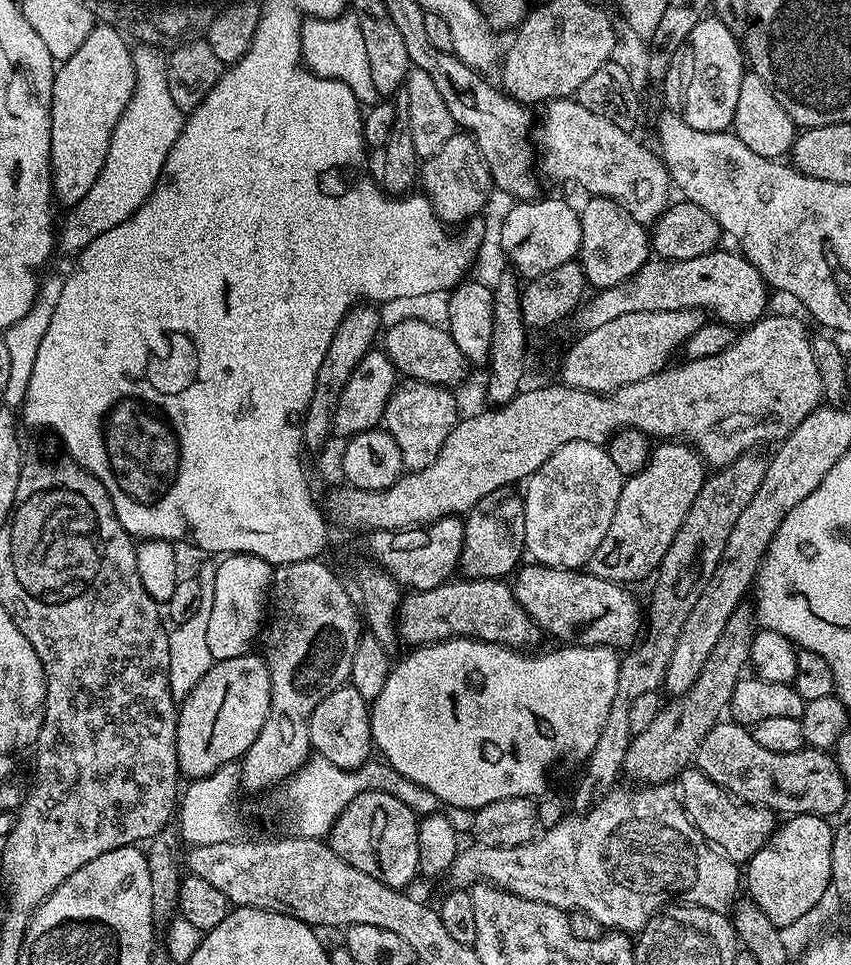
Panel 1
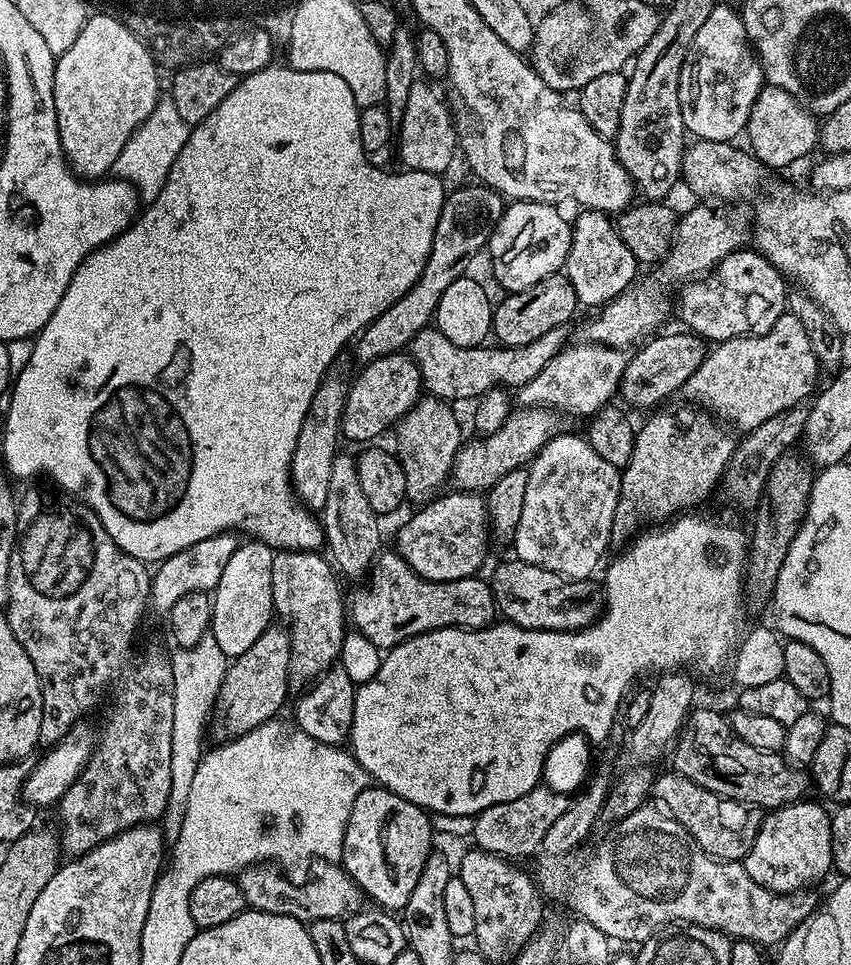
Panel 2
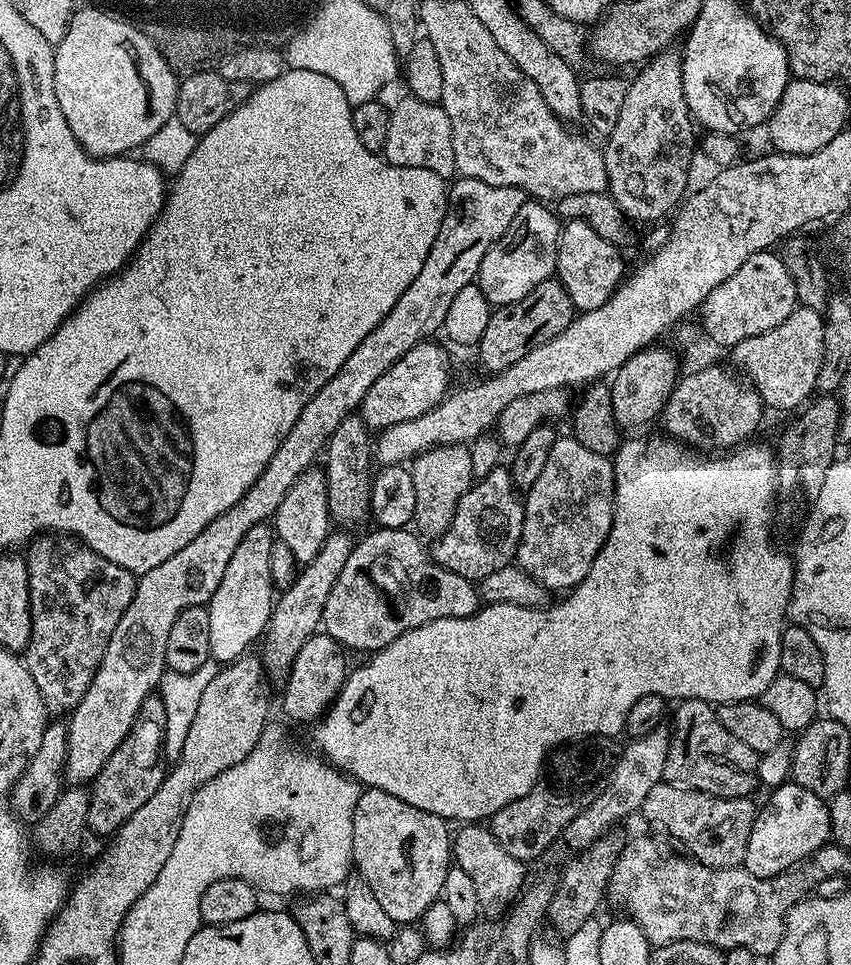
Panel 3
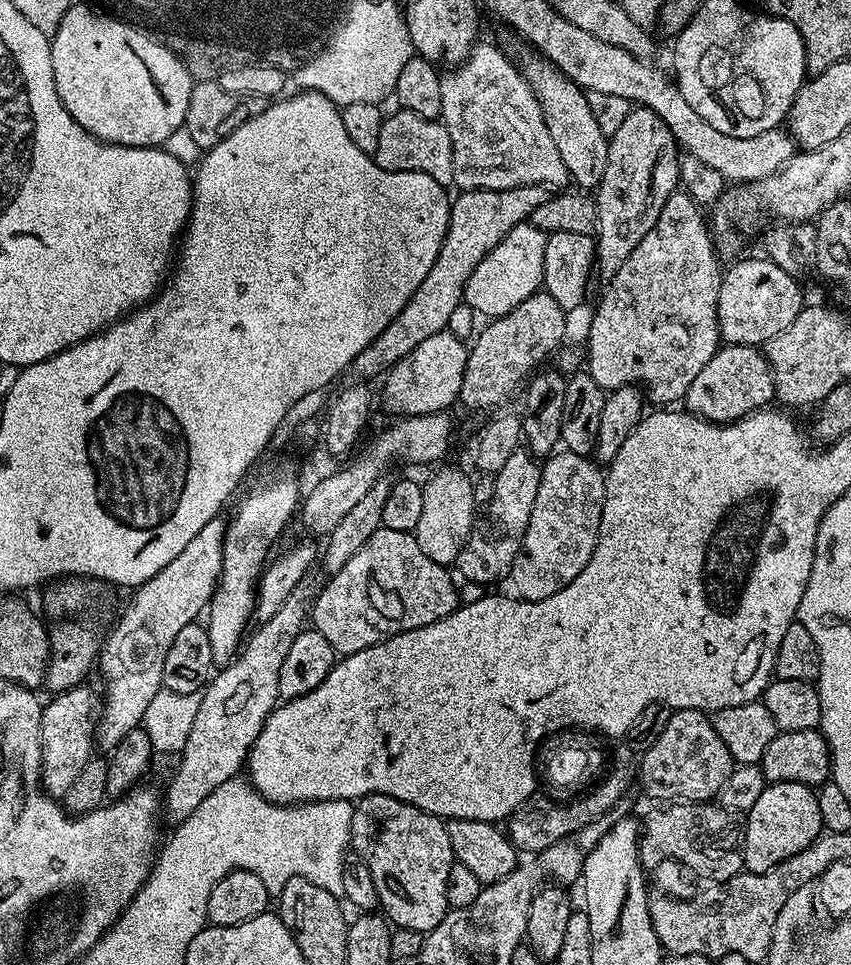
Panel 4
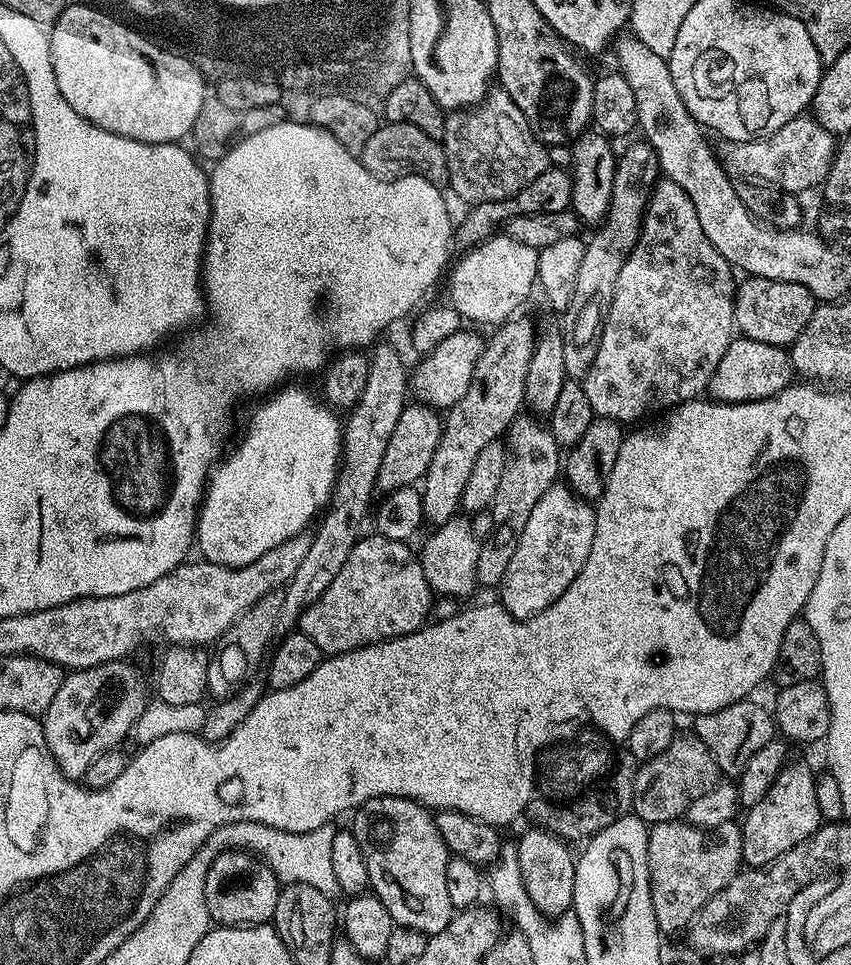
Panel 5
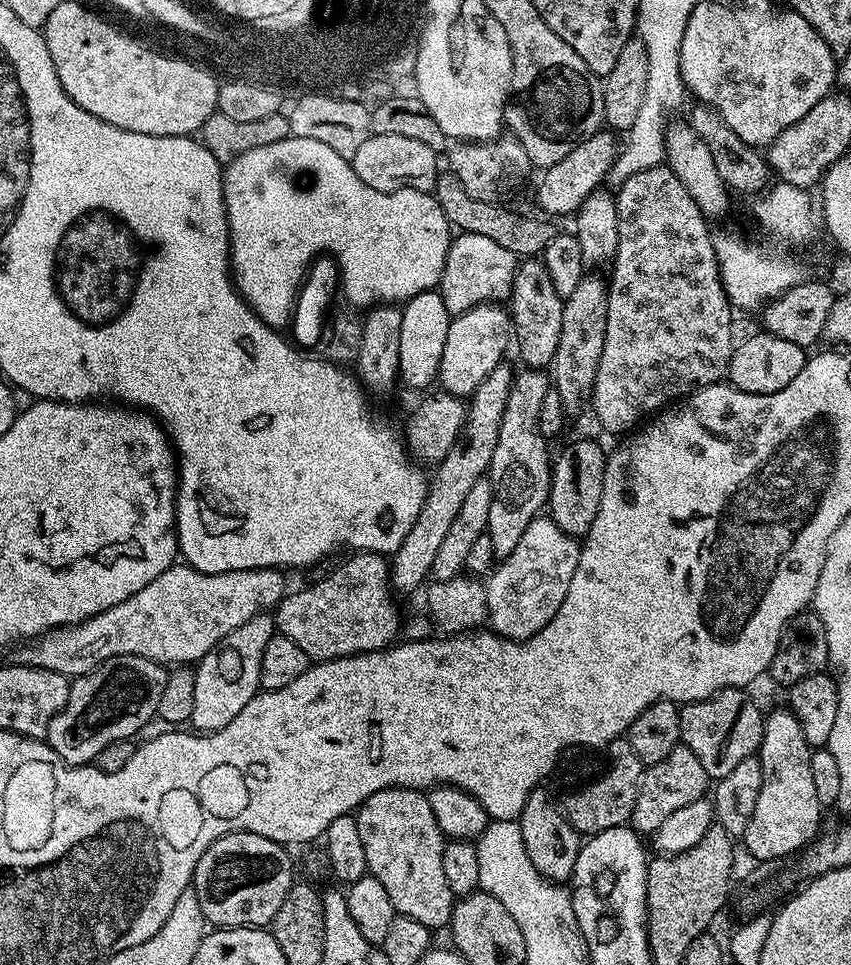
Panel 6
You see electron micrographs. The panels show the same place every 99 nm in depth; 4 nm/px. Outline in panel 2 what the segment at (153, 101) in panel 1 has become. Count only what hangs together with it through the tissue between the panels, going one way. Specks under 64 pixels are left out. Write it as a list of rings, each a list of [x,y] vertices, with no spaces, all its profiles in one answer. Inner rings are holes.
[[[162,98],[154,106],[150,118],[146,118],[146,122],[142,122],[142,126],[134,130],[126,146],[122,146],[122,154],[118,154],[111,175],[117,180],[132,184],[141,201],[150,202],[158,198],[158,190],[166,186],[174,158],[178,158],[178,154],[182,154],[182,146],[186,146],[189,131],[189,124],[184,121],[182,114],[178,114],[178,106],[174,106],[170,98]]]

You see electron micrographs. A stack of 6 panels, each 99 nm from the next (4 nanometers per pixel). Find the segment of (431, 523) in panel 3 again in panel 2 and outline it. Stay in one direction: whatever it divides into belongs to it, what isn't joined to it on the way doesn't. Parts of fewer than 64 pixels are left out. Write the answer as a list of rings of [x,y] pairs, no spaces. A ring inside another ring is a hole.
[[[428,394],[410,409],[395,425],[396,447],[394,452],[399,457],[406,476],[407,499],[427,502],[437,495],[449,483],[456,456],[460,453],[460,420],[451,403],[439,400]]]

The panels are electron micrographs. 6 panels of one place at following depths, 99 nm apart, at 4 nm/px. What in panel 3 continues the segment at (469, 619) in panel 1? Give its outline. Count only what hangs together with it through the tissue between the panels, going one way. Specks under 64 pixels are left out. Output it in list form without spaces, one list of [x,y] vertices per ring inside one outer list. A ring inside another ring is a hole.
[[[377,527],[375,531],[376,532],[370,533],[361,544],[359,541],[359,543],[353,547],[350,558],[346,558],[346,566],[342,566],[342,574],[338,574],[338,582],[334,582],[334,590],[330,590],[330,598],[326,598],[322,628],[330,638],[337,640],[345,649],[351,650],[351,648],[357,648],[360,652],[368,652],[364,654],[375,654],[379,652],[380,649],[386,647],[390,642],[394,642],[394,638],[398,638],[418,626],[426,626],[430,622],[438,622],[438,618],[466,618],[480,611],[482,607],[482,597],[477,585],[473,583],[473,581],[454,574],[449,568],[444,568],[441,564],[437,564],[436,561],[432,559],[429,549],[427,547],[423,548],[423,546],[420,545],[421,537],[417,535],[415,531],[409,530],[407,527]]]

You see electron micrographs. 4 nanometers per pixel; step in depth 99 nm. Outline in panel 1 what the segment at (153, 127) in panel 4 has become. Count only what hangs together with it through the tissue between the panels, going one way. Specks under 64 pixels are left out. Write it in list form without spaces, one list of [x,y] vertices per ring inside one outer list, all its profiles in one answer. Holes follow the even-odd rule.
[[[97,23],[90,38],[55,69],[52,78],[52,117],[50,118],[50,158],[52,190],[57,201],[74,206],[86,193],[106,162],[110,138],[118,118],[134,94],[136,71],[131,62],[129,43],[122,41],[110,25]]]

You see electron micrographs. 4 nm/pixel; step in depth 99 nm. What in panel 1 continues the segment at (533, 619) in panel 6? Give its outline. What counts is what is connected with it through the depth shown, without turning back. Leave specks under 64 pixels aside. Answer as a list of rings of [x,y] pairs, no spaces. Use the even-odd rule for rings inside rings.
[[[566,442],[554,450],[554,454],[550,454],[550,458],[538,466],[538,470],[528,477],[522,488],[526,518],[525,553],[535,563],[544,564],[548,568],[583,569],[594,550],[602,546],[602,538],[606,538],[610,522],[614,522],[614,510],[618,510],[618,494],[622,494],[625,479],[618,466],[614,466],[607,447],[594,442]]]

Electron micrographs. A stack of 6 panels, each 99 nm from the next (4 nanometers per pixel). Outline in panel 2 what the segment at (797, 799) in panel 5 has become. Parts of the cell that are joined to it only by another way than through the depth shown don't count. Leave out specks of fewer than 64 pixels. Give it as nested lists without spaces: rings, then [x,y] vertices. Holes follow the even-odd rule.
[[[812,798],[798,800],[781,808],[771,809],[761,819],[760,829],[754,838],[754,846],[742,863],[746,874],[763,888],[781,894],[796,894],[807,889],[833,871],[832,817],[823,803],[815,804]],[[821,804],[821,805],[820,805]]]

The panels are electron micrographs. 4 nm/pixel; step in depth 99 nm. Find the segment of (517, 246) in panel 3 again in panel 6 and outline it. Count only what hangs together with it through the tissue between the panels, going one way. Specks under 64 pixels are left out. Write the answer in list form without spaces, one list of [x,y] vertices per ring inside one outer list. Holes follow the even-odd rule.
[[[460,232],[448,248],[446,266],[442,270],[442,278],[438,285],[449,317],[460,316],[479,304],[507,301],[512,295],[517,263],[518,257],[506,250],[506,246],[498,246],[498,242],[482,238],[482,234]]]

